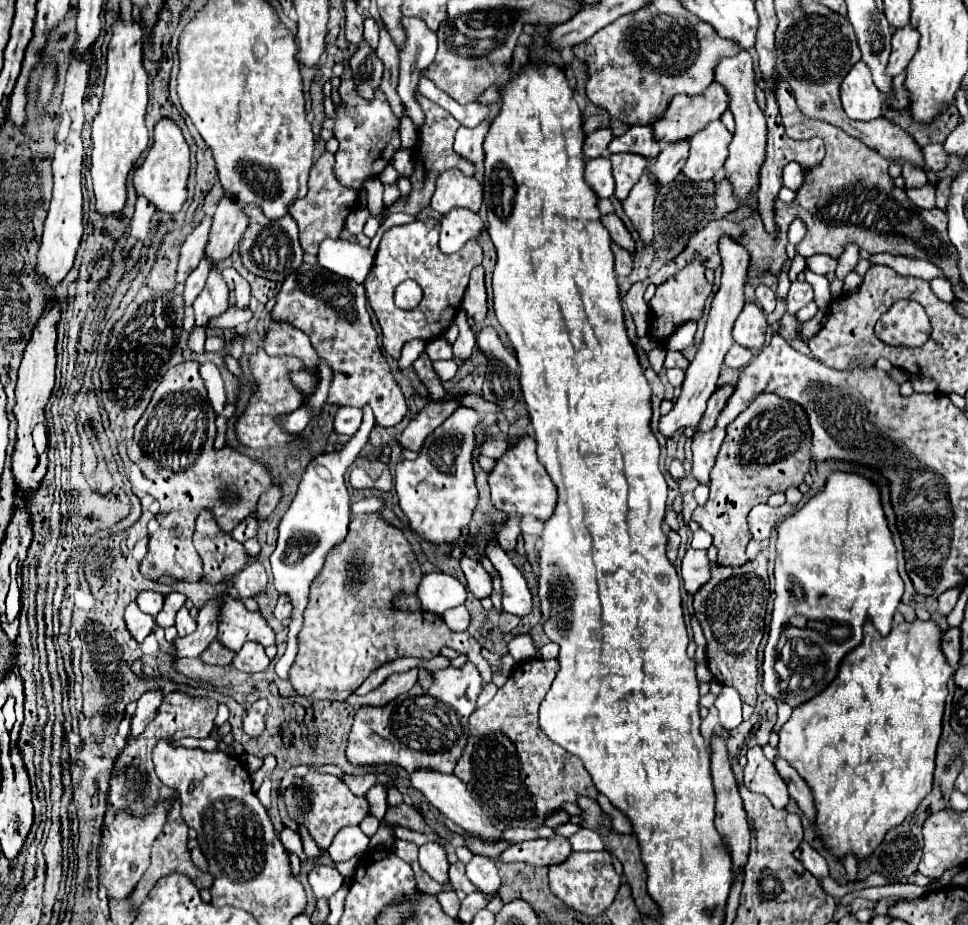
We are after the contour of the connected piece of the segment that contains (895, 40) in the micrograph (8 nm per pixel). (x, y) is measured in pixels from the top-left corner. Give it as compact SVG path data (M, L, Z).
M910 24L896 28L892 36L892 54L888 62L888 74L890 76L900 74L908 66L916 50L918 50L918 30L914 30L914 26Z

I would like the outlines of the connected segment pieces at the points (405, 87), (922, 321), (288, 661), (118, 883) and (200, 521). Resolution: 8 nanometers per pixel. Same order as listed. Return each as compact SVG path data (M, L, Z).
M402 18L406 30L406 46L400 52L400 84L398 96L416 128L424 124L424 112L416 100L418 74L430 66L436 56L436 32L432 32L420 18Z
M898 300L875 325L875 334L888 344L920 346L930 336L930 322L924 308L912 300Z
M366 408L362 426L356 430L352 440L342 448L342 452L318 454L308 464L308 468L302 476L302 482L298 486L296 498L292 500L290 508L286 510L286 514L280 522L278 546L270 556L272 576L274 576L276 590L290 594L290 598L294 602L294 610L290 614L292 622L290 622L290 632L288 632L288 648L286 648L284 656L276 662L276 674L280 678L288 678L290 668L298 654L298 638L296 636L302 628L302 612L308 602L308 588L310 588L312 580L318 576L318 572L322 570L328 552L346 540L348 524L350 524L350 496L348 496L348 488L344 484L344 472L356 460L362 446L368 442L372 428L374 428L374 414L370 408Z
M168 802L156 804L154 812L144 820L136 820L128 812L118 812L114 820L106 822L108 838L102 838L100 842L100 888L106 890L108 898L122 900L134 890L134 886L138 884L138 880L142 878L150 864L150 846L162 830L162 822L166 818L168 808L170 808Z
M202 510L196 518L194 546L204 562L204 580L212 584L238 574L252 560L240 542L220 530L210 510Z

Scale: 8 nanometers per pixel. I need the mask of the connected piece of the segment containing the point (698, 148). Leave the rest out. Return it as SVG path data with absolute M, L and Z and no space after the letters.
M722 120L710 122L690 140L690 158L684 164L682 174L690 180L714 180L724 166L730 138L732 134Z

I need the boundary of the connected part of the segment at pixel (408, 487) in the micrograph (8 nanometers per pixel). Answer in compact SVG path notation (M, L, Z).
M462 406L426 438L416 460L402 460L396 464L394 488L400 508L408 516L412 530L432 544L450 544L460 538L462 528L470 524L476 510L478 488L474 480L472 452L478 446L478 424L478 412Z

